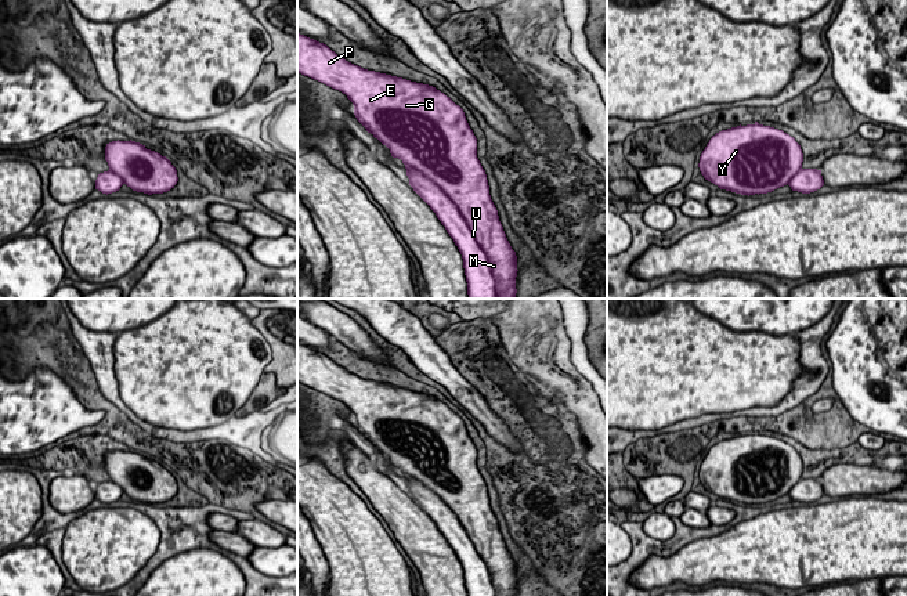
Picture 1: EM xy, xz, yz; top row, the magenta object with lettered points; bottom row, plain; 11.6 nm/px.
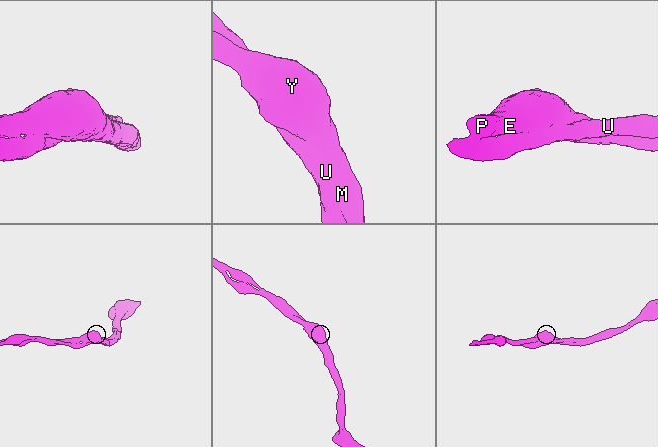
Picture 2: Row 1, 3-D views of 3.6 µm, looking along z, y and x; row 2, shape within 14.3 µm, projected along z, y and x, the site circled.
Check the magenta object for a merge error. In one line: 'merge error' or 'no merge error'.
no merge error

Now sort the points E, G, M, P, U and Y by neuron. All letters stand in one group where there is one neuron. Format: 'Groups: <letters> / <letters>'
Groups: E G M P U Y

